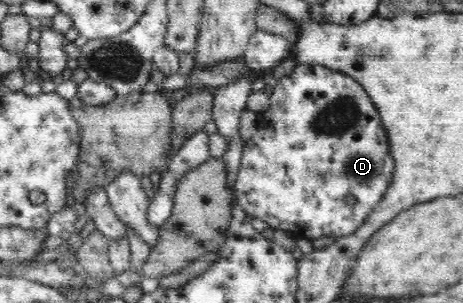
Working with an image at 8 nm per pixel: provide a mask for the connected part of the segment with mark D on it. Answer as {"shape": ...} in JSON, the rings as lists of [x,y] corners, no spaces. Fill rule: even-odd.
{"shape":[[[299,62],[291,76],[276,82],[270,106],[259,114],[255,133],[244,146],[234,182],[237,202],[247,214],[267,222],[273,230],[284,230],[295,240],[353,234],[383,198],[395,168],[380,115],[363,88],[343,73]]]}

